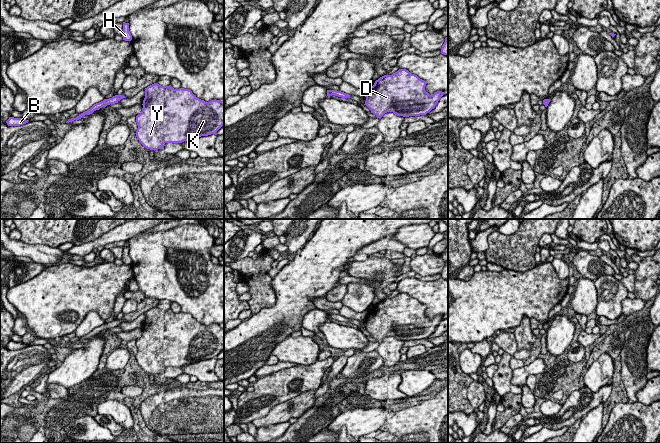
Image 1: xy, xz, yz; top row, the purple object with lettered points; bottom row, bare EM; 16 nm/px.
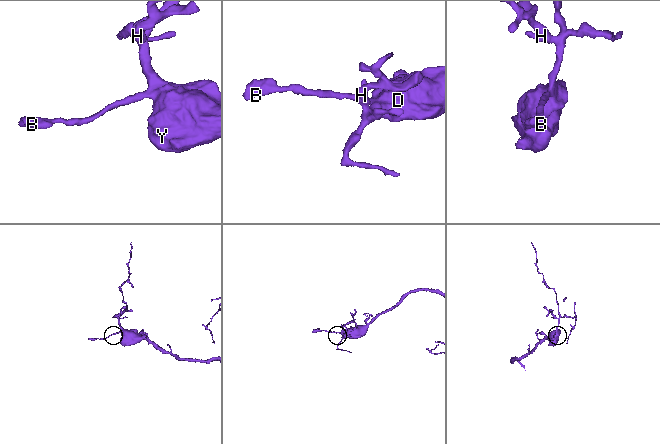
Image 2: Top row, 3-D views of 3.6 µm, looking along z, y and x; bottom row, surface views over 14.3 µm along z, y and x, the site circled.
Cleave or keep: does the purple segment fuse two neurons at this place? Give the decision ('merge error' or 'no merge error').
no merge error

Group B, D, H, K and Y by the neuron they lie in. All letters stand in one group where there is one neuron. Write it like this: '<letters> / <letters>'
B D H K Y

